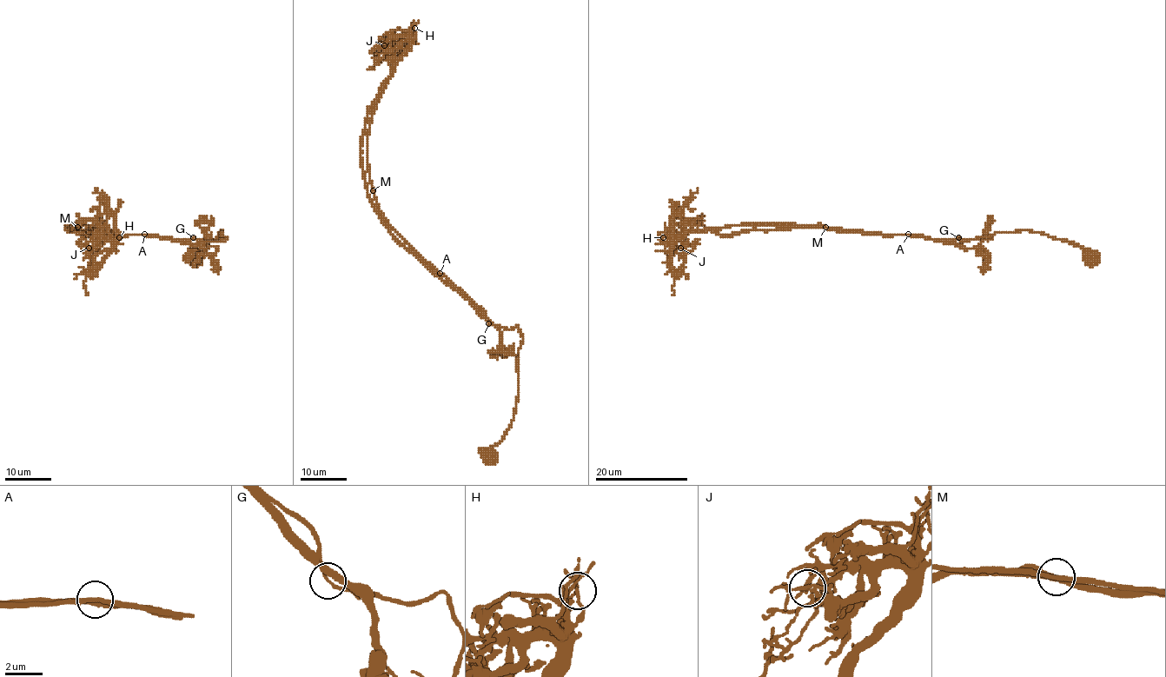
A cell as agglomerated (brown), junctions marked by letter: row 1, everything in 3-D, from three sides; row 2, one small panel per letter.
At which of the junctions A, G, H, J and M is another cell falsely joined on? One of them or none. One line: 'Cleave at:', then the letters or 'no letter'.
Cleave at: no letter

